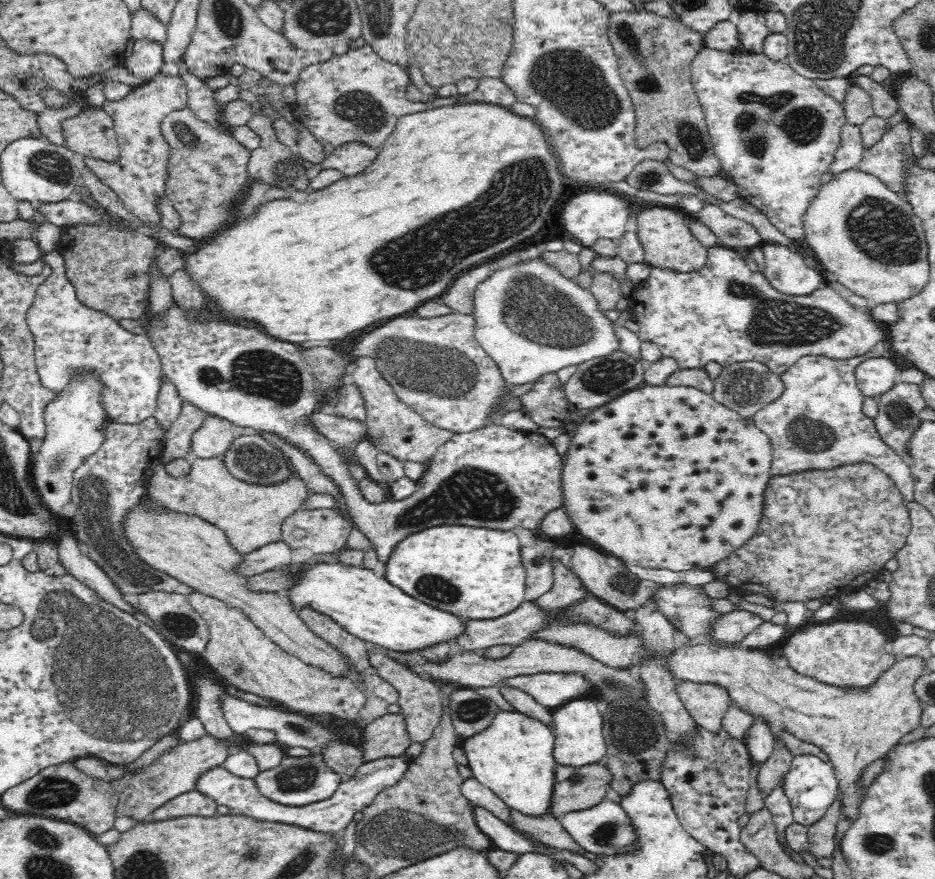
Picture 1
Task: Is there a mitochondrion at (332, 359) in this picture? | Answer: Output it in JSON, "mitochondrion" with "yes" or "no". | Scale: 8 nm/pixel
{"mitochondrion":"yes"}

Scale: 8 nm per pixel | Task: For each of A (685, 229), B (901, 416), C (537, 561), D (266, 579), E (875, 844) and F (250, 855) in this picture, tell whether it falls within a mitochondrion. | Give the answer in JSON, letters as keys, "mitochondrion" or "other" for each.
{"A":"other","B":"mitochondrion","C":"mitochondrion","D":"other","E":"mitochondrion","F":"mitochondrion"}

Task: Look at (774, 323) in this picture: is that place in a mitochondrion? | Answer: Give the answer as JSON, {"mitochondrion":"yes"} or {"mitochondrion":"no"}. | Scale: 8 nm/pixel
{"mitochondrion":"yes"}

